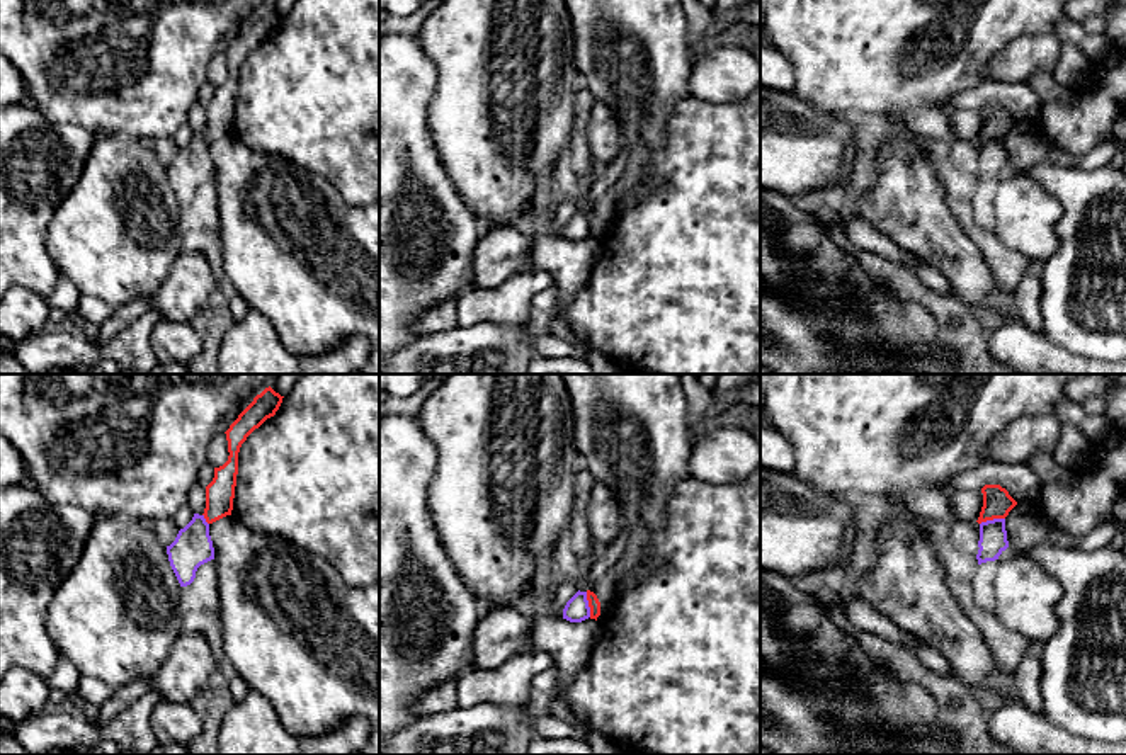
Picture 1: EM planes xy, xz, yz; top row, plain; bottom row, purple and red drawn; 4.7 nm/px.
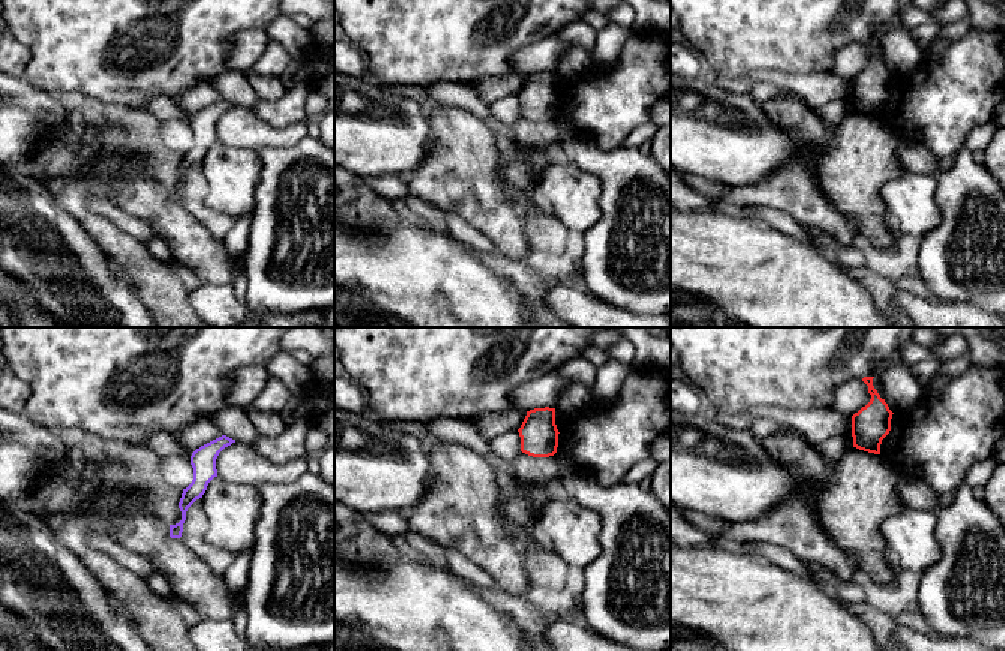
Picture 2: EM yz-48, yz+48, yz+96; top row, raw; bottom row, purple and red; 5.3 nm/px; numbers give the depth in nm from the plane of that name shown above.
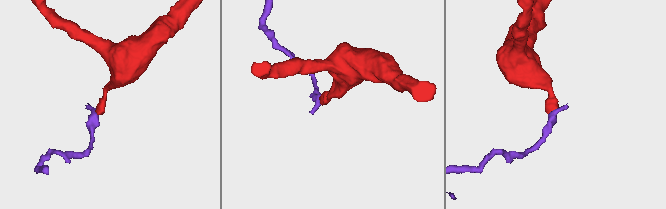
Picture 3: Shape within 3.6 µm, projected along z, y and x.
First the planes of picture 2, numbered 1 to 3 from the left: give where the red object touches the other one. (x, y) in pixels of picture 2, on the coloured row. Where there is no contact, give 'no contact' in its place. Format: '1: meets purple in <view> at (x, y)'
1: no contact
2: no contact
3: no contact

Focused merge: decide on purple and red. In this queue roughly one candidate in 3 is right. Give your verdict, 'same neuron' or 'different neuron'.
different neuron

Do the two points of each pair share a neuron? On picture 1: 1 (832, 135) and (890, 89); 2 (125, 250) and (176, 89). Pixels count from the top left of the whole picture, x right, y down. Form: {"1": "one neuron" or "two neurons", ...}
{"1": "two neurons", "2": "two neurons"}

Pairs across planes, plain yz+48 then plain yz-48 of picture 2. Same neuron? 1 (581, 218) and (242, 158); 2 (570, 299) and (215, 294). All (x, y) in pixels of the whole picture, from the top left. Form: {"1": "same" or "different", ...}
{"1": "same", "2": "same"}

